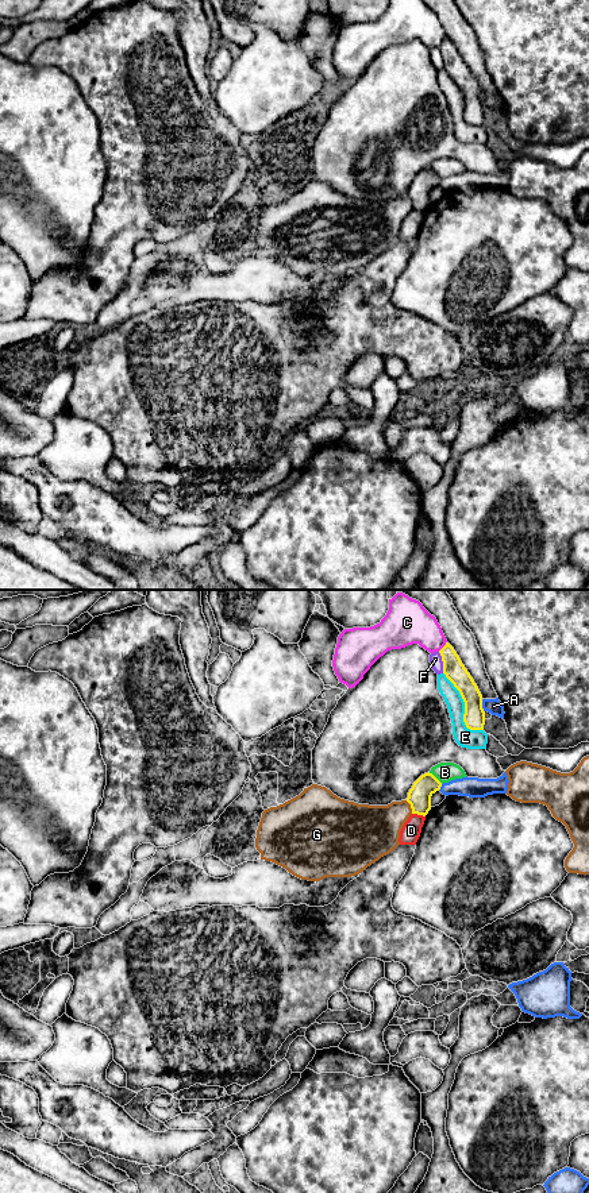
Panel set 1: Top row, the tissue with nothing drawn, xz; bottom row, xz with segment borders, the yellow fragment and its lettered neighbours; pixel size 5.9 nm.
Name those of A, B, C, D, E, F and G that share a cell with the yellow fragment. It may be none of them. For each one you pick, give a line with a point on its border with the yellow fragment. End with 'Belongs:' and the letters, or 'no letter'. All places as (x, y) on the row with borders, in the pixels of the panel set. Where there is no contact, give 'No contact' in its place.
Belongs: no letter

